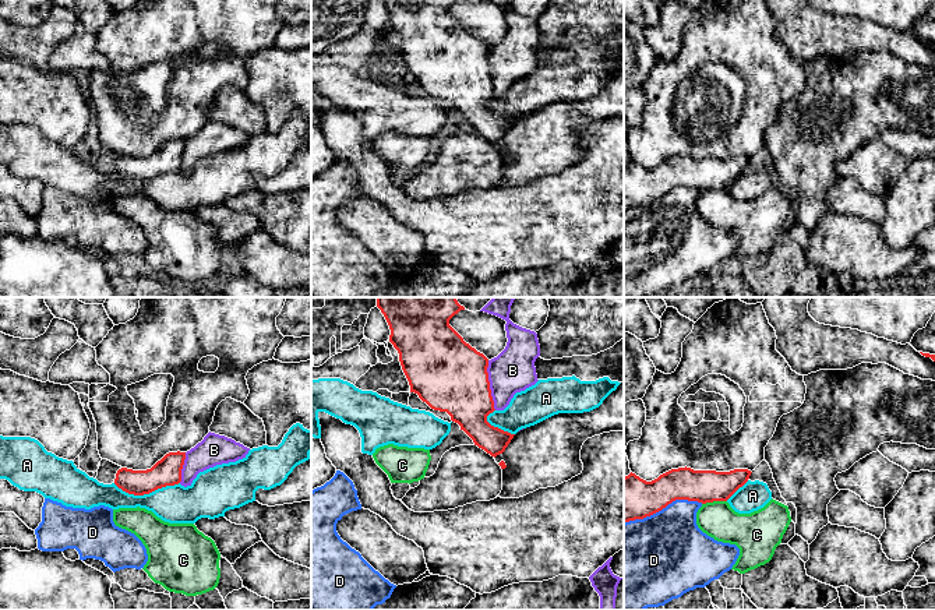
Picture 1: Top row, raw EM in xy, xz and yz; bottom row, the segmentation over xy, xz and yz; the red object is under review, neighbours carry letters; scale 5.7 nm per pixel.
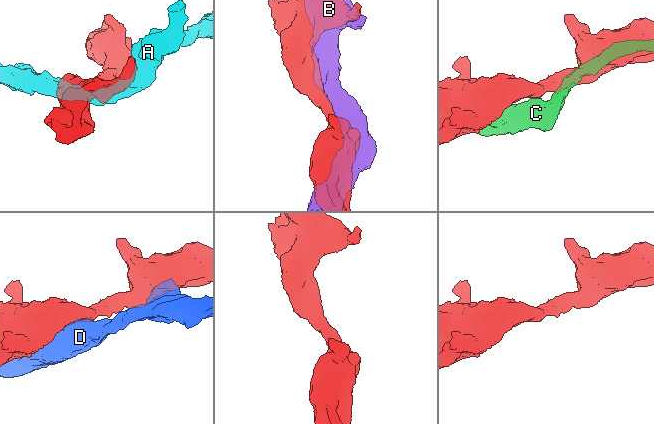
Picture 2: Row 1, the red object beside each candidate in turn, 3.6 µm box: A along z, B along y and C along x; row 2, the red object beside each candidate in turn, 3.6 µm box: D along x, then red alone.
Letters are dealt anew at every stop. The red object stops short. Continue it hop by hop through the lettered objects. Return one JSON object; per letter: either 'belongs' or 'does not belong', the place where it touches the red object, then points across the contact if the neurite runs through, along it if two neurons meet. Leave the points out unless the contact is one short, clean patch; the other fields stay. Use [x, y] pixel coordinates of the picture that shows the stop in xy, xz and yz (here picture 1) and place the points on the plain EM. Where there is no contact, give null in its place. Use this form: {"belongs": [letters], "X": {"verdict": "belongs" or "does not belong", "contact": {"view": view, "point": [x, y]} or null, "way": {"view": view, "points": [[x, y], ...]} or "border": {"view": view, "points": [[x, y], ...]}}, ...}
{"belongs": [], "A": {"verdict": "does not belong", "contact": {"view": "xy", "point": [145, 180]}}, "B": {"verdict": "does not belong", "contact": {"view": "xz", "point": [489, 73]}}, "C": {"verdict": "does not belong", "contact": {"view": "yz", "point": [713, 187]}}, "D": {"verdict": "does not belong", "contact": {"view": "yz", "point": [663, 194]}}}

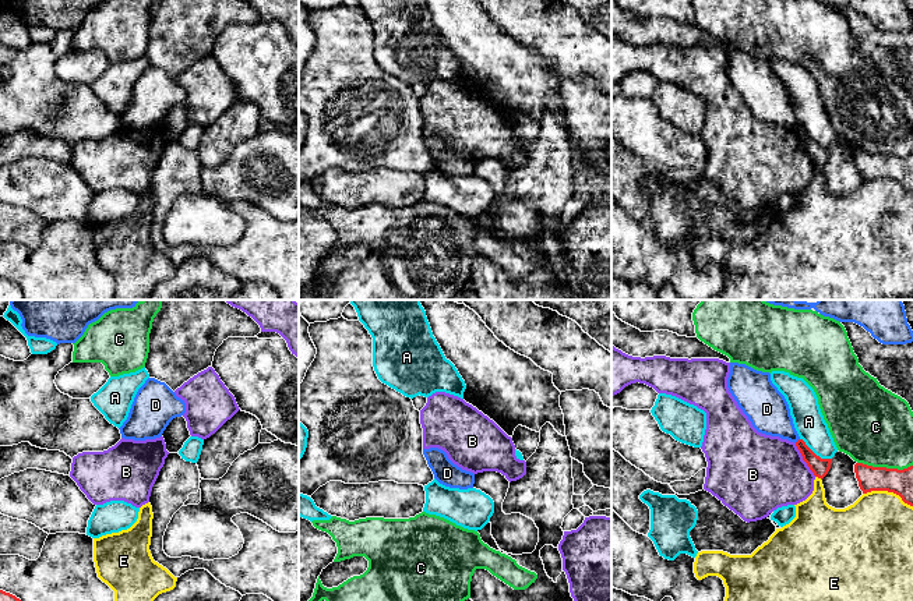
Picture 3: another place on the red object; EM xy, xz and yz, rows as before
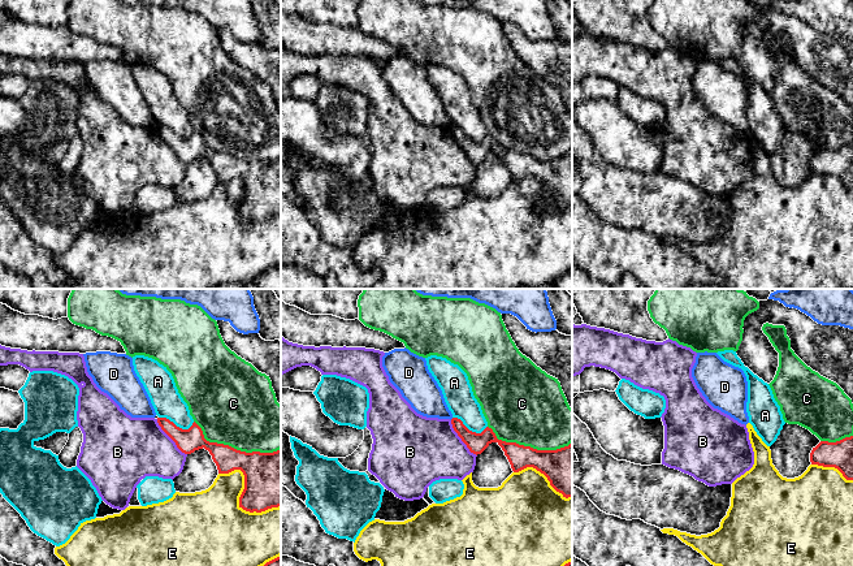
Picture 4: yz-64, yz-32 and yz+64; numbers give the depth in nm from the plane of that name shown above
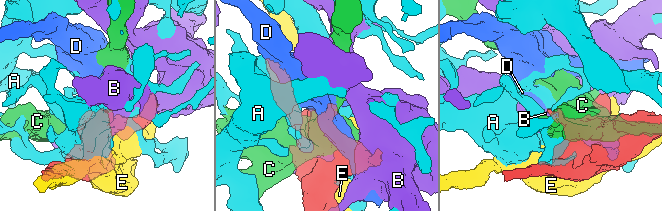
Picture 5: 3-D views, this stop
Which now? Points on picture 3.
{"belongs": [], "A": {"verdict": "does not belong", "contact": {"view": "yz", "point": [814, 141]}}, "B": {"verdict": "does not belong", "contact": {"view": "yz", "point": [803, 147]}}, "C": {"verdict": "does not belong", "contact": {"view": "yz", "point": [885, 155]}}, "D": {"verdict": "does not belong", "contact": {"view": "yz", "point": [797, 128]}, "border": {"view": "yz", "points": [[799, 126], [795, 130]]}}, "E": {"verdict": "does not belong", "contact": {"view": "yz", "point": [888, 179]}}}

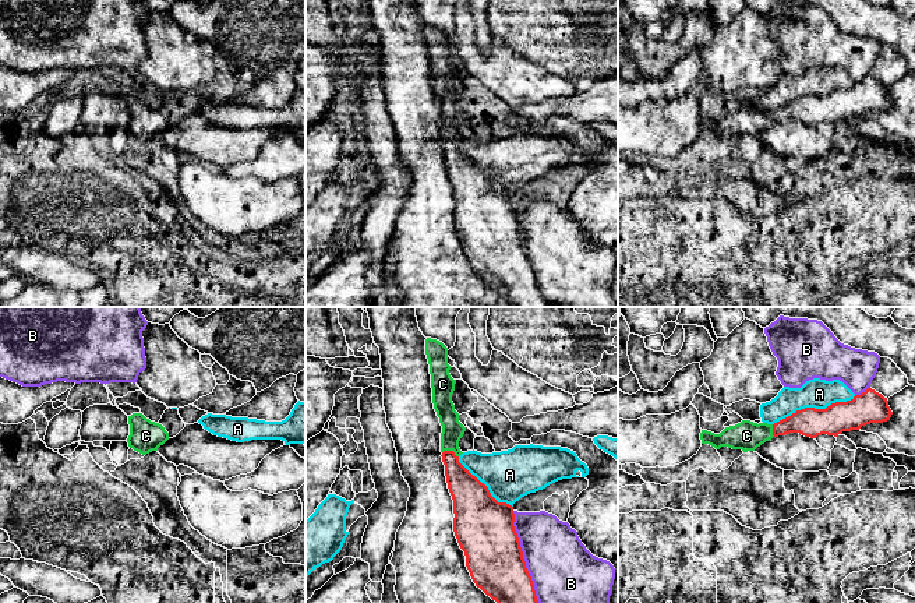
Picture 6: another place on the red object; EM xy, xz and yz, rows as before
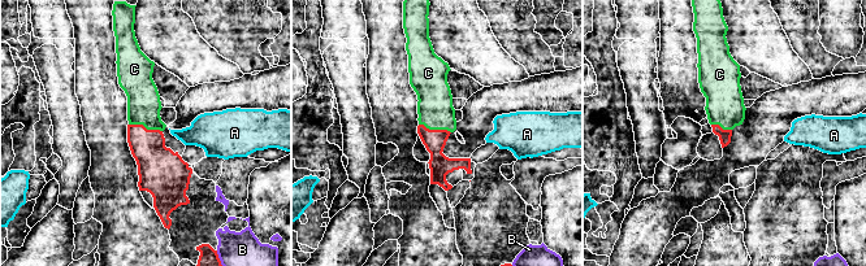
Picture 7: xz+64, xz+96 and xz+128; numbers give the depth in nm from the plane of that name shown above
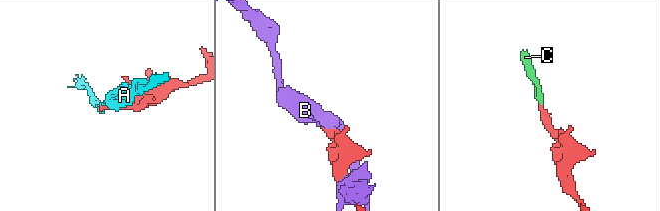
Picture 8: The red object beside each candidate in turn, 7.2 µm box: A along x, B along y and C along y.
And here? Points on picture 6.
{"belongs": ["C"], "A": {"verdict": "does not belong", "contact": {"view": "yz", "point": [813, 95]}}, "B": {"verdict": "does not belong", "contact": {"view": "xz", "point": [526, 256]}}, "C": {"verdict": "belongs", "contact": {"view": "xz", "point": [451, 138]}, "way": {"view": "xz", "points": [[466, 177], [452, 154], [451, 138], [452, 117]]}}}

